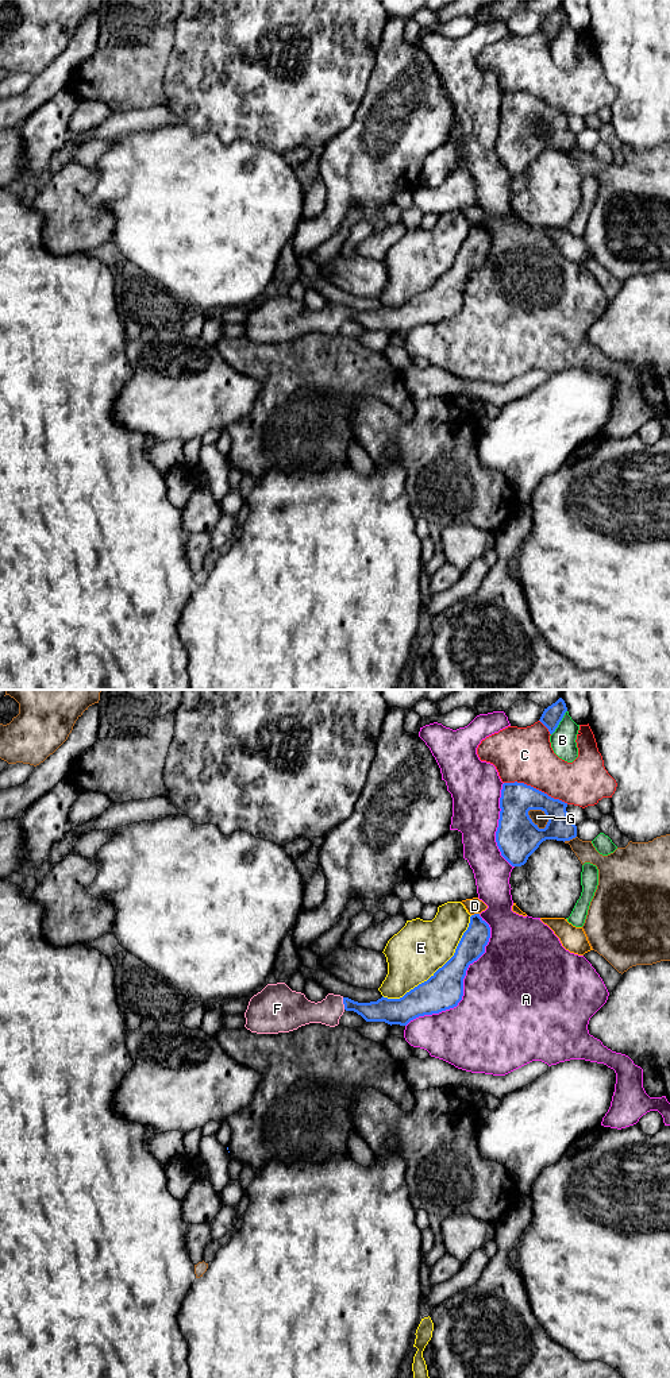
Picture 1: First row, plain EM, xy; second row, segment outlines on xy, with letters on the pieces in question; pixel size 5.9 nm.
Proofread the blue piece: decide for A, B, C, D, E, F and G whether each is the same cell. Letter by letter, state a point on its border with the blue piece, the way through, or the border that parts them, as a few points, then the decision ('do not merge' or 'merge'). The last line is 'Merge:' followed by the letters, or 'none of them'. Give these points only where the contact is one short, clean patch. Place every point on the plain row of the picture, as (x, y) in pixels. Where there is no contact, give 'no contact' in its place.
A: xy (462, 293) | do not merge
B: xy (559, 30) | do not merge
C: xy (535, 97) | do not merge
D: xy (474, 223) | along xy (478, 222), (472, 224) | do not merge
E: xy (438, 278) | do not merge
F: xy (343, 312) | merge
G: xy (534, 132) | do not merge
Merge: F

